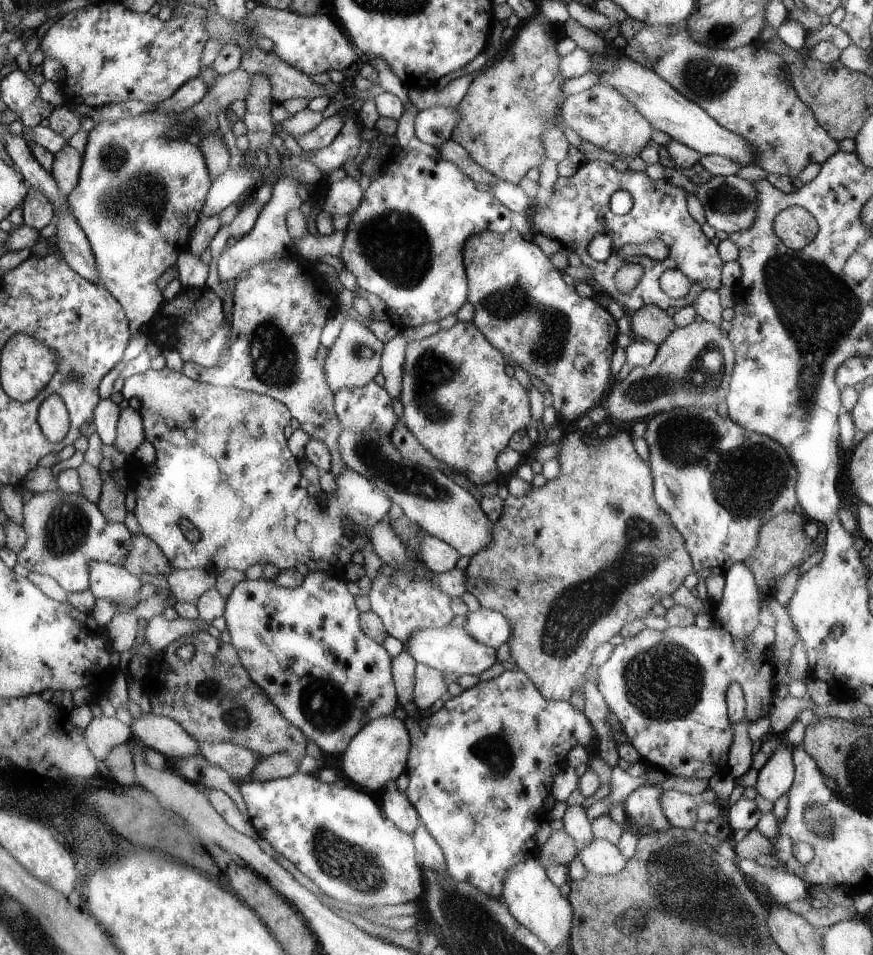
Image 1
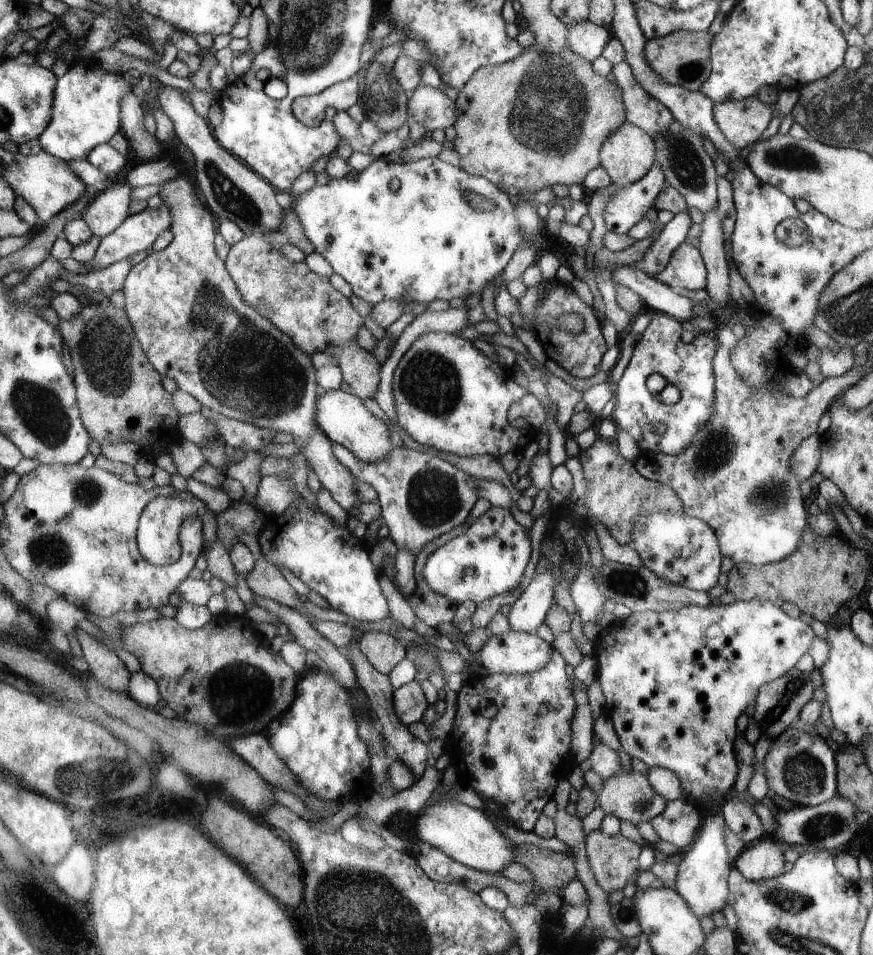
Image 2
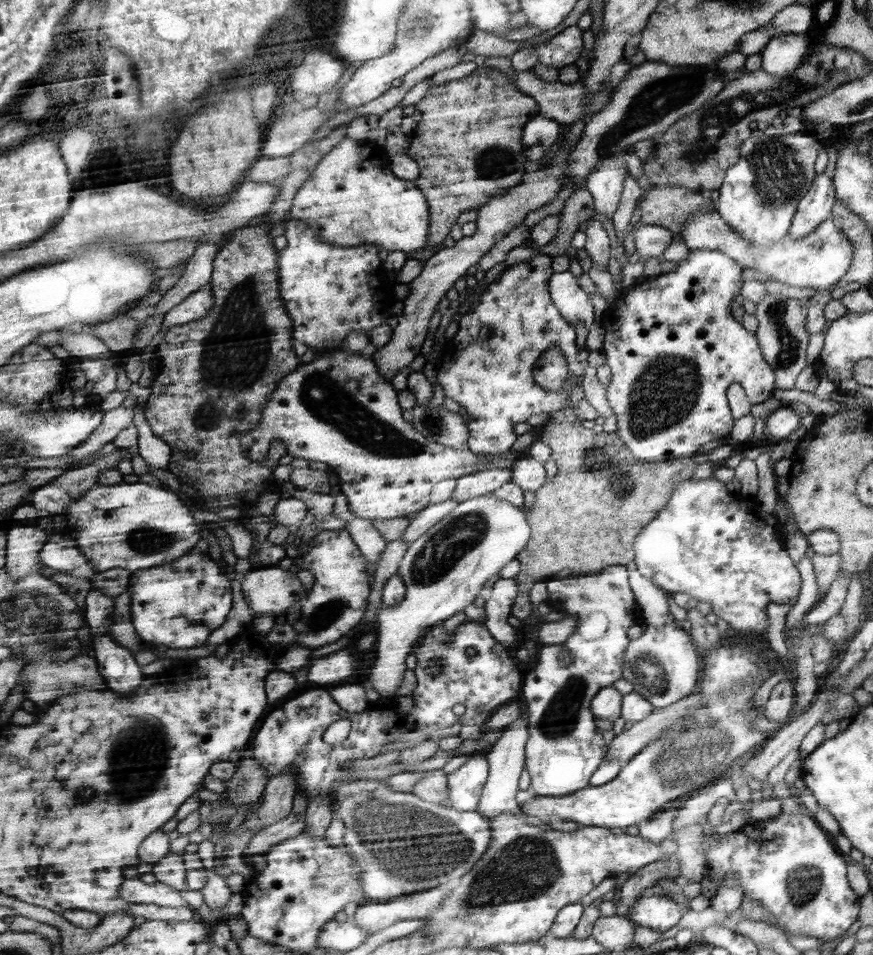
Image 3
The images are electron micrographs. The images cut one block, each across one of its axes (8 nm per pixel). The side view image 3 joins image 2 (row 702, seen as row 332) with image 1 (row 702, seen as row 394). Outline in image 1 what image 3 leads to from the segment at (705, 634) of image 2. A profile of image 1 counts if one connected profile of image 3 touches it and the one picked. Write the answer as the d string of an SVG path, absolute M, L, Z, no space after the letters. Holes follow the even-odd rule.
M743 562L735 563L726 571L723 597L714 607L714 622L710 628L703 629L695 624L669 626L664 632L646 628L636 636L625 638L614 648L610 658L599 666L597 687L620 721L628 743L636 748L641 762L647 767L661 768L667 777L672 774L686 780L708 780L714 774L722 774L728 766L726 760L734 740L726 712L726 693L734 683L742 689L749 725L769 714L776 698L776 659L771 649L756 654L754 648L744 646L760 623L761 612L756 577Z

